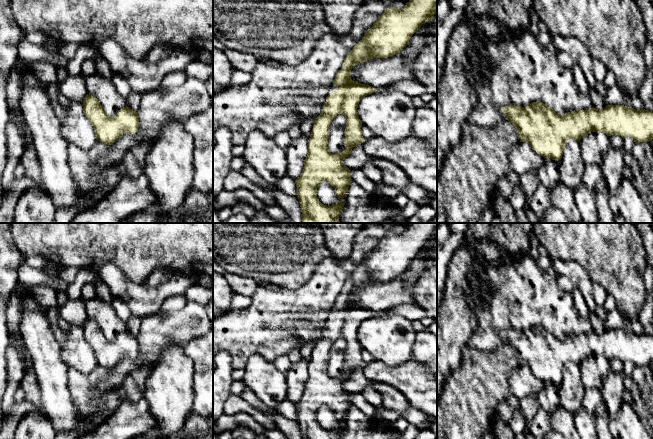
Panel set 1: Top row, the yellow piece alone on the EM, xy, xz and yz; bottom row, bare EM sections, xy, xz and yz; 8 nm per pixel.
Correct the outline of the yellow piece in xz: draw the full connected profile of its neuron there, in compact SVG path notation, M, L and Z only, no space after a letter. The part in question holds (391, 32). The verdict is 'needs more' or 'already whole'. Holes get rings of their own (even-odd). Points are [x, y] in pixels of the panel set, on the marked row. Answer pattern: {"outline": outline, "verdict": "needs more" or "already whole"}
{"outline": "M410 0L409 2L406 3L406 5L405 5L402 9L396 9L396 8L393 8L393 7L388 7L388 8L383 12L383 14L378 18L378 20L373 24L373 26L364 34L363 39L362 39L361 41L359 41L359 42L353 47L353 49L350 51L350 53L349 53L349 54L347 55L347 57L345 58L344 62L343 62L343 65L342 65L342 68L341 68L341 70L338 72L338 74L336 75L336 77L335 77L335 79L334 79L334 82L333 82L333 84L334 84L338 89L335 90L335 91L333 91L333 92L331 92L331 93L326 97L326 102L325 102L325 104L324 104L324 106L323 106L322 112L321 112L321 114L315 119L314 125L313 125L313 128L312 128L312 132L311 132L311 134L310 134L310 138L309 138L308 144L307 144L307 146L308 146L308 154L307 154L307 156L306 156L306 158L305 158L305 160L304 160L304 167L303 167L303 170L302 170L302 173L301 173L300 177L297 178L297 179L295 180L295 184L296 184L296 187L297 187L297 197L298 197L298 199L299 199L299 203L300 203L300 207L301 207L301 211L302 211L302 214L301 214L302 223L340 223L340 221L339 221L339 216L340 216L340 214L341 214L341 211L342 211L342 209L343 209L345 203L342 203L342 202L340 202L339 200L340 200L341 198L344 198L344 197L346 198L346 197L347 197L348 188L349 188L349 185L350 185L351 182L352 182L352 179L351 179L351 176L350 176L350 169L349 169L347 166L345 166L345 165L342 163L342 161L343 161L346 157L348 157L349 155L351 155L352 149L353 149L357 144L360 144L360 143L363 143L363 142L364 142L364 138L363 138L363 136L362 136L362 130L361 130L362 123L361 123L361 121L360 121L360 119L359 119L359 117L358 117L357 107L358 107L358 104L359 104L360 100L361 100L363 97L365 97L365 96L367 96L367 95L370 95L370 94L372 94L372 93L374 93L374 92L377 91L377 89L374 88L374 87L372 87L372 86L365 85L365 84L361 84L361 83L358 83L358 82L352 80L352 79L351 79L351 69L352 69L352 67L353 67L353 66L356 66L356 65L358 65L358 64L360 64L360 63L363 63L363 62L365 62L365 61L367 61L367 60L373 59L373 58L388 58L388 57L394 56L395 54L399 53L401 50L403 50L403 48L404 48L407 44L409 44L410 37L411 37L411 36L412 36L423 24L427 23L430 19L432 19L432 18L434 17L434 15L436 14L436 11L437 11L437 0ZM338 114L343 114L343 115L345 116L345 118L346 118L346 121L347 121L346 128L345 128L345 137L344 137L344 142L343 142L344 145L345 145L345 150L342 151L341 153L333 154L333 153L330 153L329 150L328 150L328 138L329 138L329 130L330 130L330 127L331 127L331 122L332 122L332 120L333 120ZM323 181L329 183L329 184L335 189L336 195L337 195L337 197L338 197L338 199L339 199L338 202L337 202L336 204L331 205L331 206L327 206L327 205L322 204L322 203L319 201L319 199L318 199L318 197L317 197L317 188L318 188L318 186L319 186Z", "verdict": "already whole"}

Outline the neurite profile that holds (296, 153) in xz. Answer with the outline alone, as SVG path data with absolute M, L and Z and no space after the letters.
M291 144L285 150L287 159L286 175L296 180L302 173L304 160L308 154L308 146L306 144Z

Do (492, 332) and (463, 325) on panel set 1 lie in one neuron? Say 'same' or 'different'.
different

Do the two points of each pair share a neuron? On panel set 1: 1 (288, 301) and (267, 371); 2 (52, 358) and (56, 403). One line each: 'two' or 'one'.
1: two
2: one

